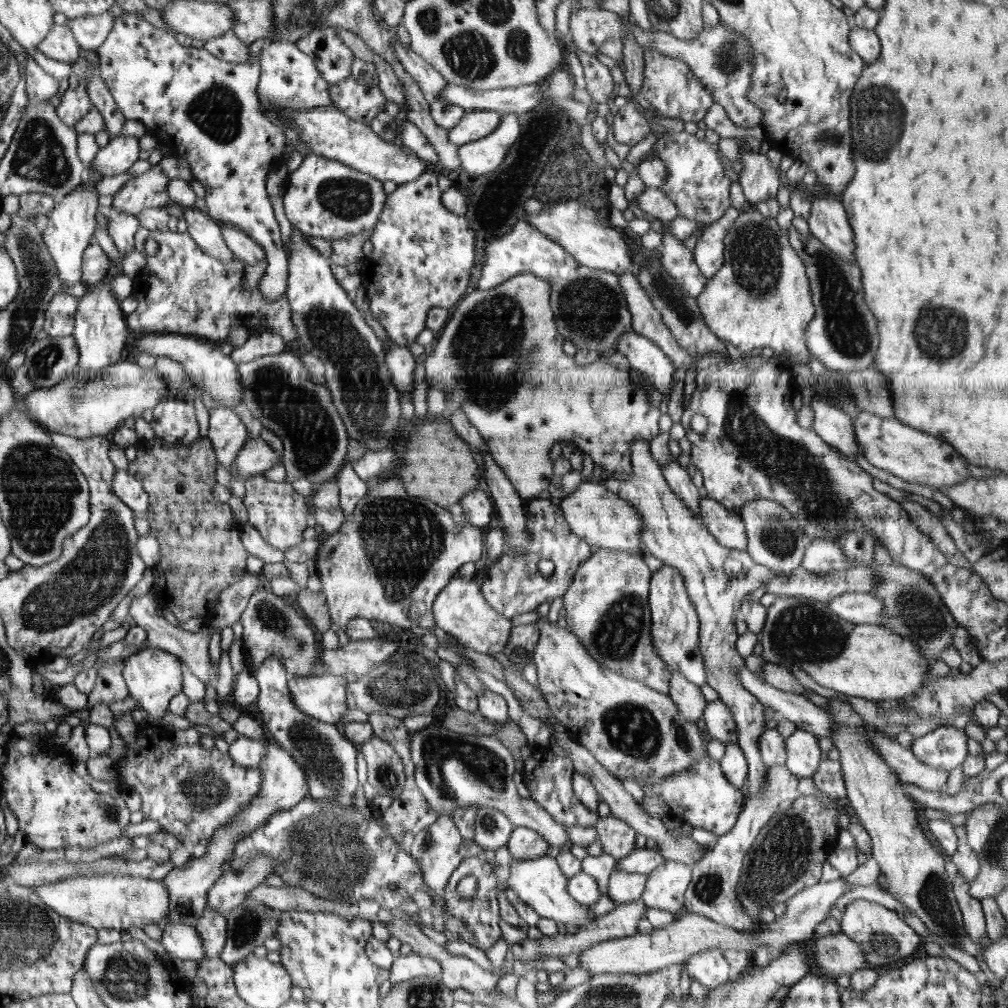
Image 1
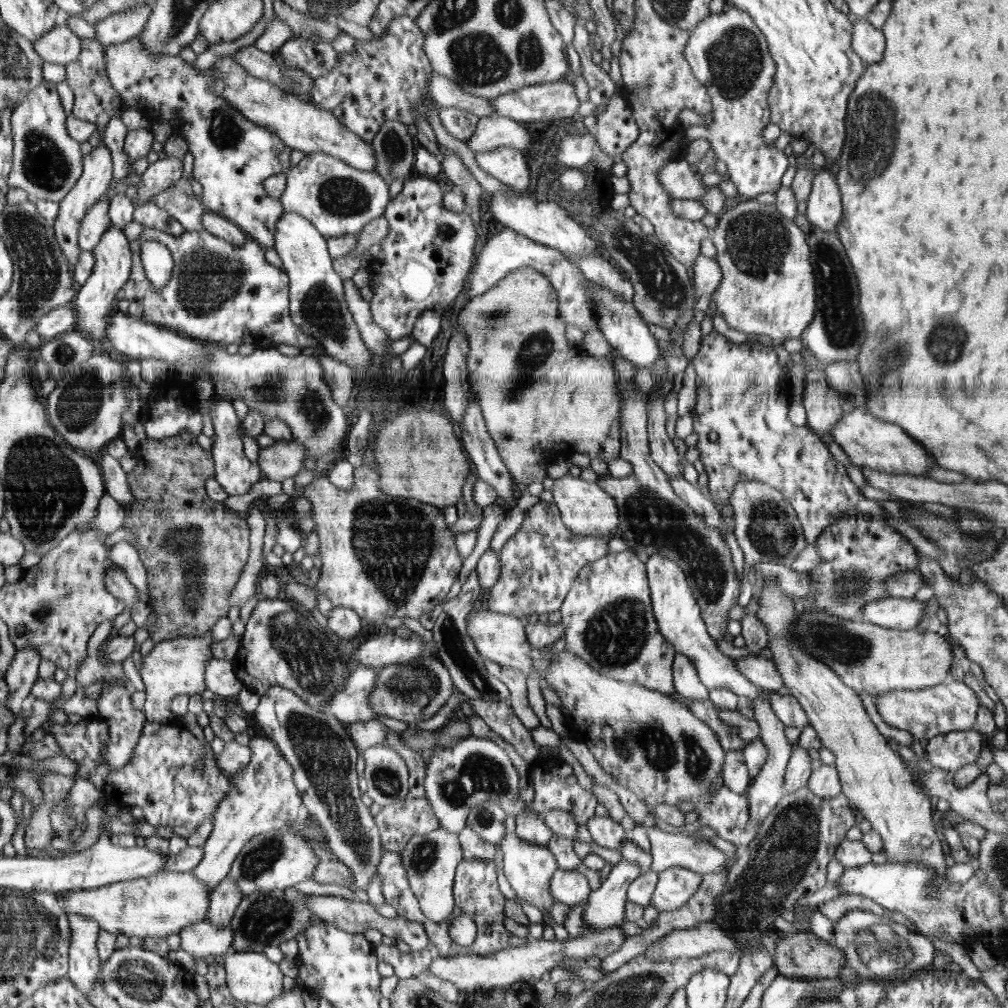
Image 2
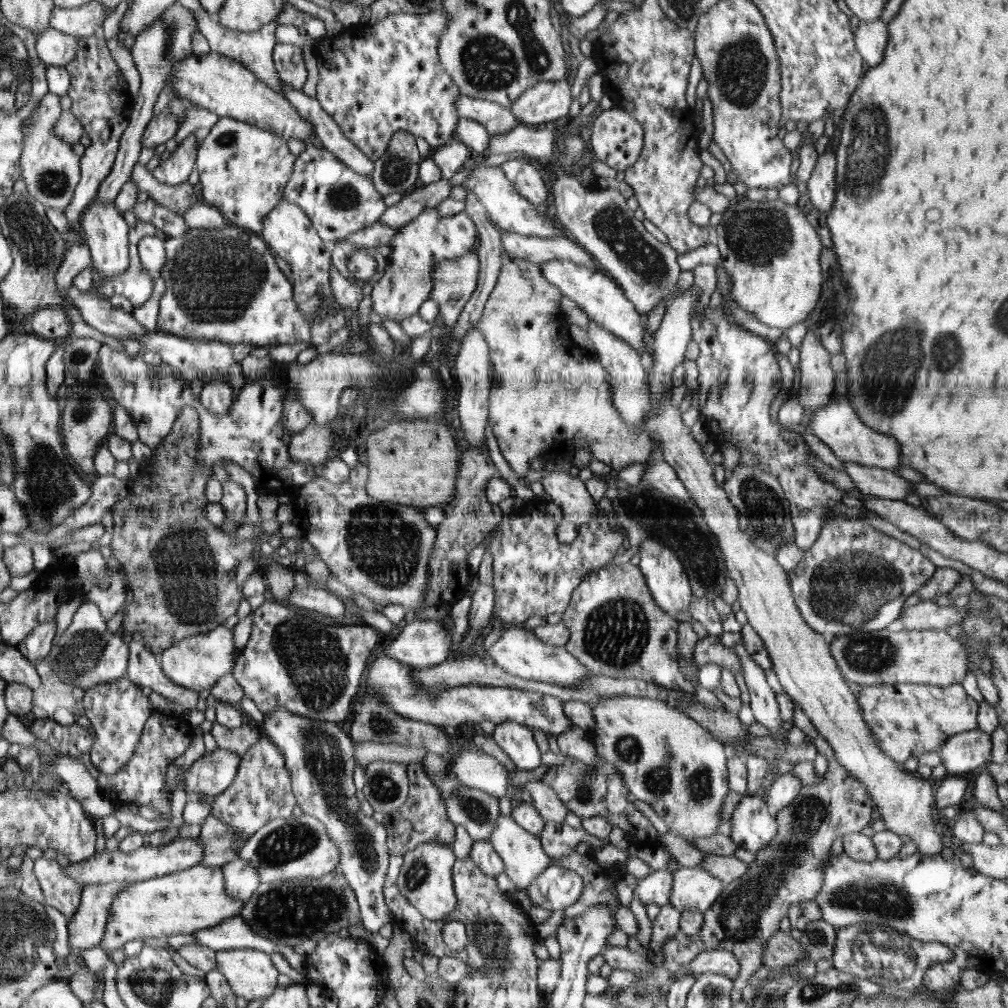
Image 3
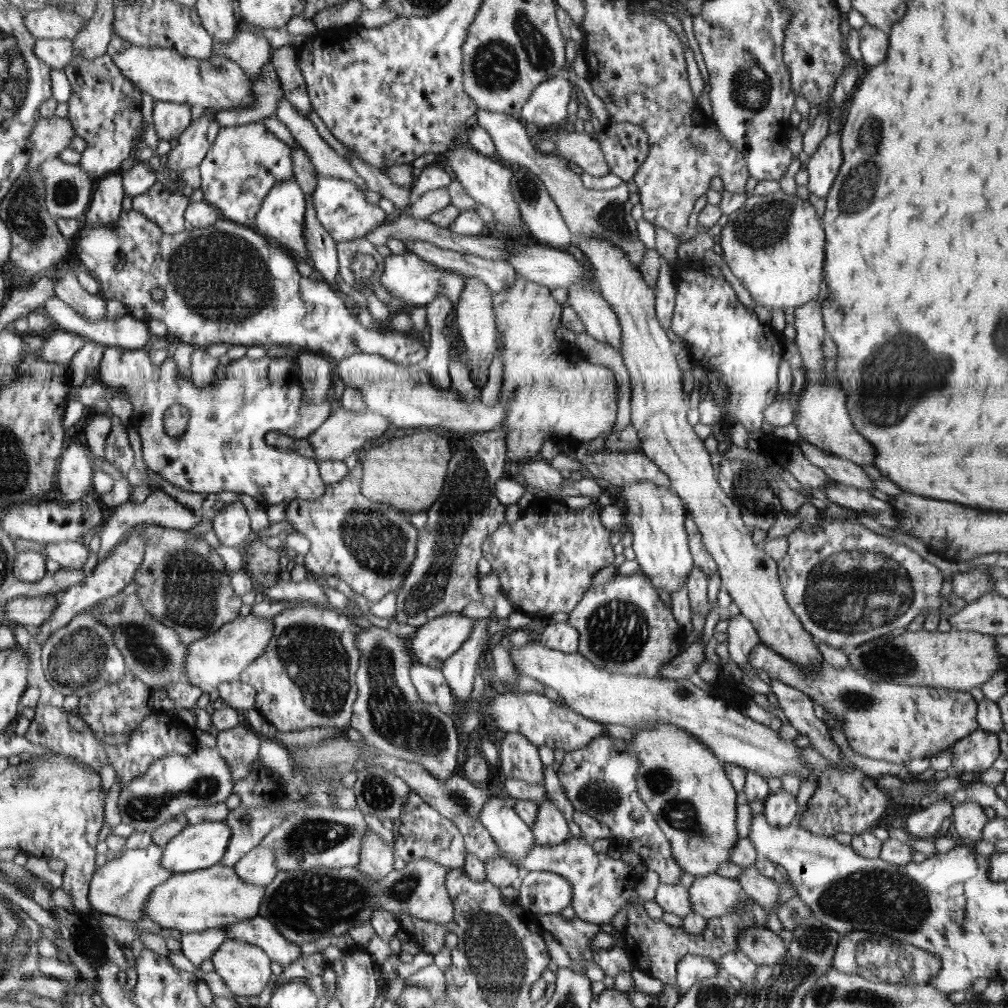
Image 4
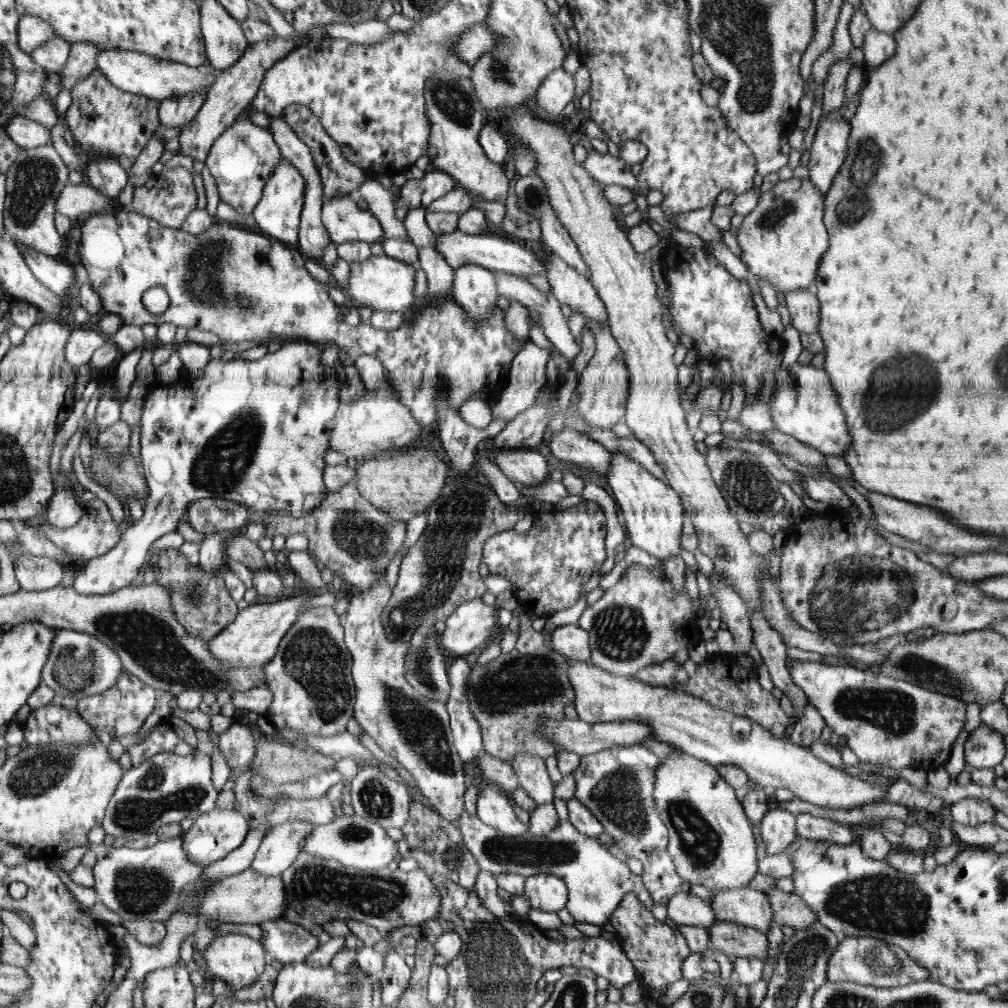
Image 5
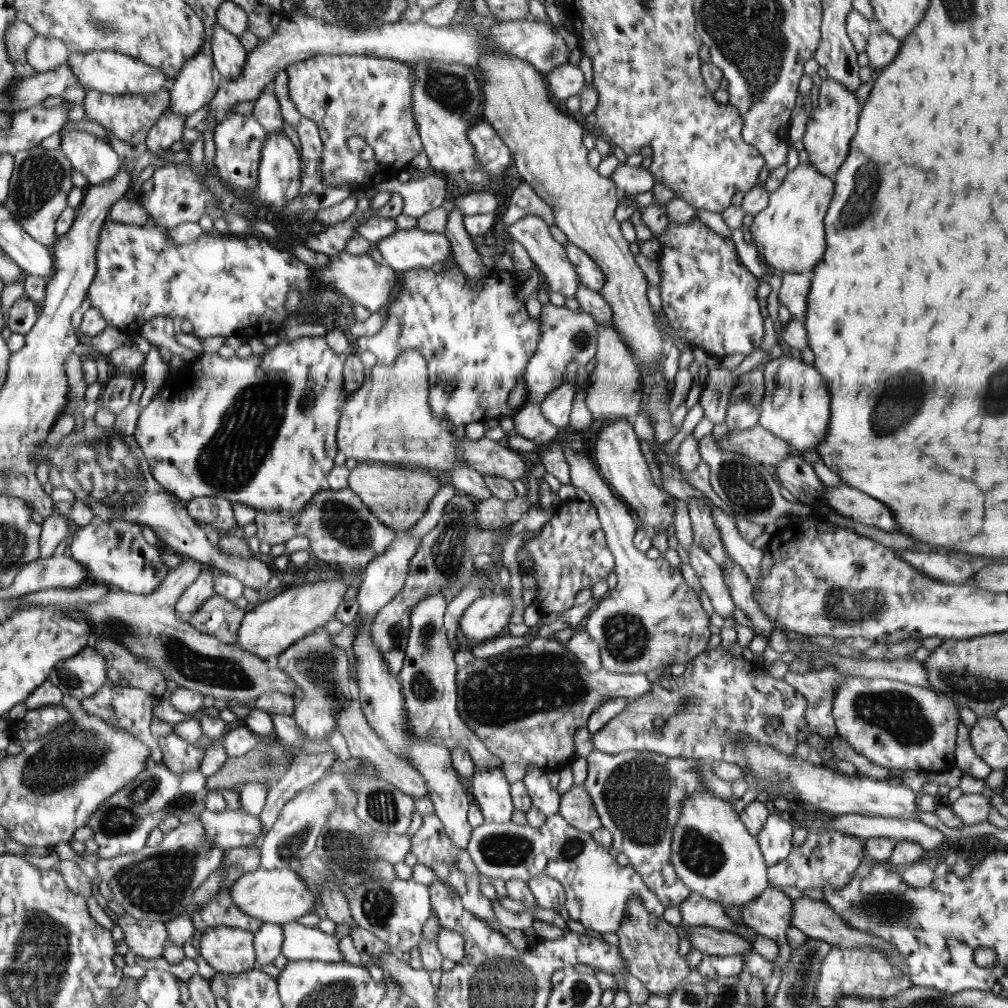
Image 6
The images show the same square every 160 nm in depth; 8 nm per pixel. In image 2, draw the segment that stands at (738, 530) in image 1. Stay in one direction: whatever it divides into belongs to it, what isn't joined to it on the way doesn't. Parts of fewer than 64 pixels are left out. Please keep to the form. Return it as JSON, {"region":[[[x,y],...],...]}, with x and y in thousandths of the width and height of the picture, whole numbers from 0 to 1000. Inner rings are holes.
{"region":[[[678,471],[664,475],[669,488],[683,501],[704,524],[712,525],[716,520],[716,510],[710,500],[693,484],[679,475]]]}

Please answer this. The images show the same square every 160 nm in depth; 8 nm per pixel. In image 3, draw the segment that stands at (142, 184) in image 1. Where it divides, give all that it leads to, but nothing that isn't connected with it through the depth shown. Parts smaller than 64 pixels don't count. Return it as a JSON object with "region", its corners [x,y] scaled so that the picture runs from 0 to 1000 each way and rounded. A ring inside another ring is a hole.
{"region":[[[201,132],[198,135],[189,134],[179,142],[171,152],[166,152],[158,165],[151,169],[153,177],[159,182],[164,181],[171,185],[187,180],[188,173],[194,171],[195,149],[199,136],[201,136]]]}

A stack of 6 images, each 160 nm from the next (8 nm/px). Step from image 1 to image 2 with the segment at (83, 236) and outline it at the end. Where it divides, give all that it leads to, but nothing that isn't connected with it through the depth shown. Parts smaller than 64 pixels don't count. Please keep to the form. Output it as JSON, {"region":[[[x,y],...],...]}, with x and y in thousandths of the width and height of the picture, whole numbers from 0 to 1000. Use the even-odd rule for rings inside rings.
{"region":[[[100,141],[99,145],[93,146],[87,153],[82,154],[82,172],[72,185],[71,188],[63,194],[60,201],[58,214],[56,214],[54,226],[57,229],[57,237],[61,243],[65,258],[68,258],[69,268],[79,260],[80,248],[77,240],[77,233],[80,222],[89,209],[97,201],[97,198],[108,189],[109,181],[112,177],[112,156],[108,147]]]}

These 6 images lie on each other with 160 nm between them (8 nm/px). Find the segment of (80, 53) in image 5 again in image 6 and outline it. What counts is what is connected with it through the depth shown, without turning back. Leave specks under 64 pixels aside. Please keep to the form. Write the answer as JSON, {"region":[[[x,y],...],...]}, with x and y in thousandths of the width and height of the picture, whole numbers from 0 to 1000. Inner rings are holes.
{"region":[[[67,63],[61,64],[55,70],[34,73],[32,76],[20,77],[10,92],[12,104],[2,110],[4,115],[12,116],[16,111],[42,104],[49,96],[62,96],[69,103],[83,105],[85,93],[75,73],[71,73]]]}

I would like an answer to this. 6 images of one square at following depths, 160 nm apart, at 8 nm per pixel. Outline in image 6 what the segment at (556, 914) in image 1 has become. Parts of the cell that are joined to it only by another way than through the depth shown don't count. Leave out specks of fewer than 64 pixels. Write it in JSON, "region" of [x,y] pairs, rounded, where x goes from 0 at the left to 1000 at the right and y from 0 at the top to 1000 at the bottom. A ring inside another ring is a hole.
{"region":[[[498,763],[471,765],[467,779],[468,788],[483,816],[497,819],[507,815],[508,806],[511,804],[506,788],[507,778]]]}

